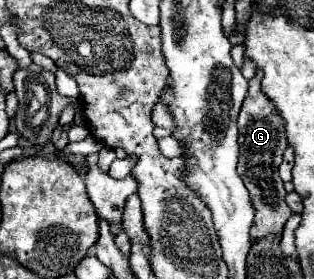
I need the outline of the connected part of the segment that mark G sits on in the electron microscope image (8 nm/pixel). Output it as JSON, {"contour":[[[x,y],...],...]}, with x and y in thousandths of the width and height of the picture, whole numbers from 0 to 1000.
{"contour":[[[818,251],[818,265],[793,287],[793,330],[761,401],[761,588],[755,616],[768,645],[780,652],[799,724],[812,746],[812,796],[799,810],[799,860],[812,853],[895,853],[901,817],[927,774],[920,738],[908,731],[908,674],[901,645],[889,638],[889,588],[895,559],[914,530],[914,480],[901,459],[901,423],[889,423],[889,394],[876,394],[869,366],[838,337],[831,323],[831,280],[838,258]]]}

